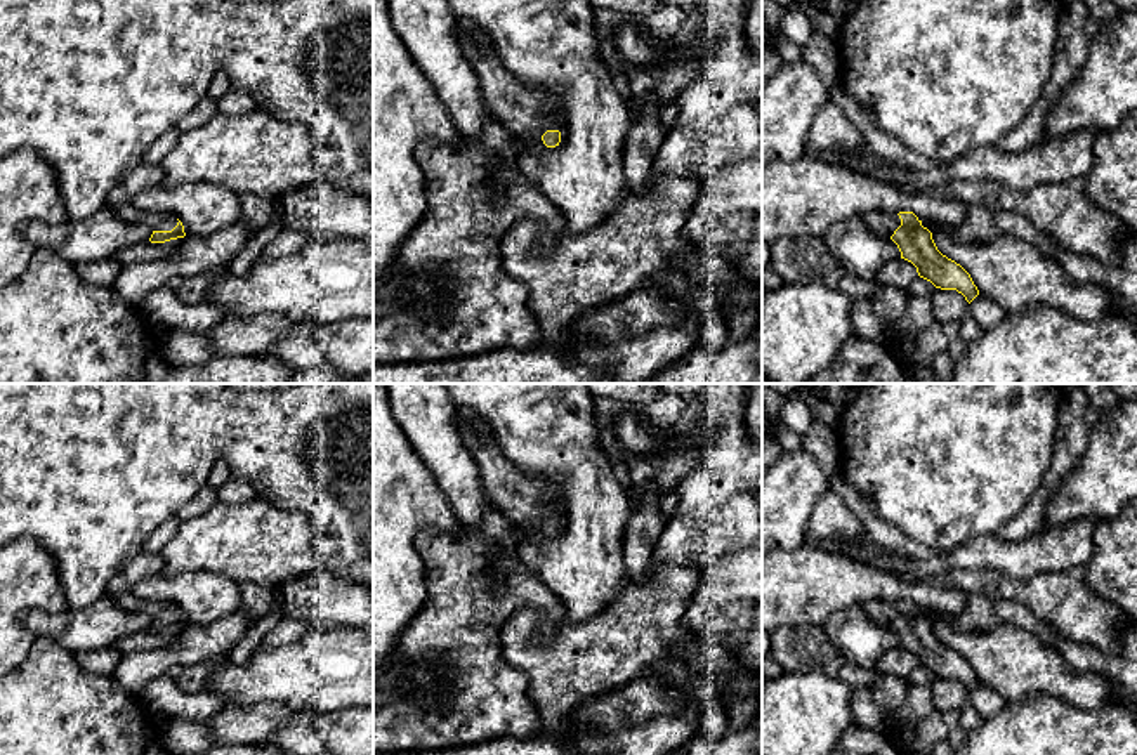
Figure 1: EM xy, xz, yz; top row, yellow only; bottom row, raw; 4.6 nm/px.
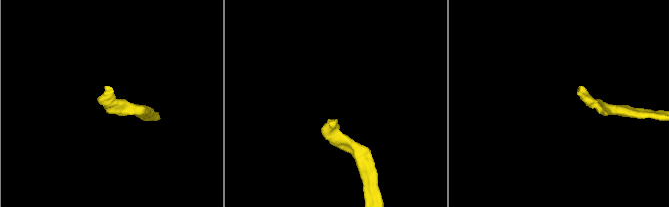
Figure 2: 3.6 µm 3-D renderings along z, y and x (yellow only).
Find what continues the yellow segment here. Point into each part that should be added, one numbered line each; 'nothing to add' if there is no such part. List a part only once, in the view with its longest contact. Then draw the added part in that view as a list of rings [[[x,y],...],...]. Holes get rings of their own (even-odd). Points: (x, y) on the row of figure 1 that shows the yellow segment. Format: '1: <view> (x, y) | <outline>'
1: xy (125, 210) | [[[130,201],[111,208],[120,219],[128,222],[146,224],[153,231],[172,231],[179,222],[177,217],[170,213],[142,212],[135,208]]]

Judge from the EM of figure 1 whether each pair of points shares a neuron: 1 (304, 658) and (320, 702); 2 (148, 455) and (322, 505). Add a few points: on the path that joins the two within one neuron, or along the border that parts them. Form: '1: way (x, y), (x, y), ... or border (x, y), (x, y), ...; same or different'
1: way (311, 669), (320, 677), (320, 691); same
2: way (193, 441), (249, 445), (282, 460); same

